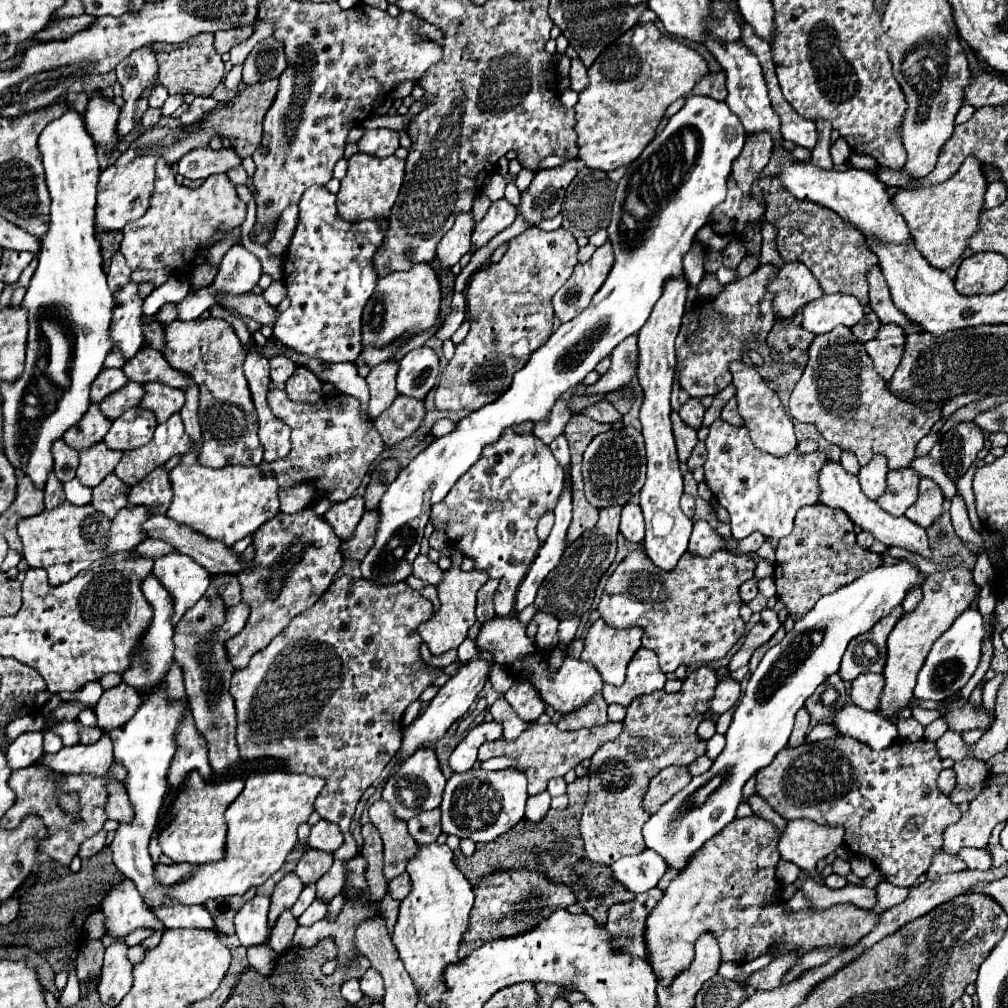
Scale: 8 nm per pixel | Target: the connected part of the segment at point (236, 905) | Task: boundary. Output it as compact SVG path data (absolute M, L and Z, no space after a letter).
M255 888L247 890L243 896L225 896L223 900L207 900L203 906L209 910L209 914L215 920L215 926L219 928L221 934L233 934L235 926L233 926L233 918L237 914L237 910L251 900L257 894Z

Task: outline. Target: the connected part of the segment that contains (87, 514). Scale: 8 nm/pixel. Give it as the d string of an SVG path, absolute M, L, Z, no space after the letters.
M51 474L45 486L45 510L37 516L23 518L17 526L17 532L23 542L23 556L29 566L45 568L49 574L49 584L59 586L75 578L93 562L107 558L107 552L103 552L103 536L107 536L109 526L111 520L101 512L95 512L91 504L71 504L63 496L63 484L55 480L55 474Z

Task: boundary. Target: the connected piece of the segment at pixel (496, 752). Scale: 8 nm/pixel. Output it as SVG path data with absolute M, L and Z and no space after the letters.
M547 722L547 724L533 724L531 728L527 728L513 742L495 740L495 742L483 744L479 748L479 760L489 760L493 756L511 756L511 758L519 760L517 768L529 780L529 796L535 796L535 794L541 794L541 792L547 790L547 782L551 778L565 776L577 764L581 764L583 760L591 758L595 754L595 750L601 748L601 744L605 744L609 740L615 740L621 734L621 730L623 730L623 724L615 724L615 722L607 722L603 726L583 728L583 730L575 730L575 732L561 732L551 722Z

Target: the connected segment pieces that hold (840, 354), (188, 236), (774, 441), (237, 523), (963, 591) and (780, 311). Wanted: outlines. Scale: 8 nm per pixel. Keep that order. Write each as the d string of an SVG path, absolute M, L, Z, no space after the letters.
M843 326L819 334L811 342L807 368L789 398L789 412L795 420L813 424L827 442L853 452L861 466L867 466L873 456L881 454L889 470L909 468L917 442L941 420L941 408L929 412L893 396L887 382L875 372L867 352L863 352L863 344Z
M163 160L157 168L155 192L151 198L151 206L143 218L133 220L123 228L121 254L127 264L133 268L133 280L153 282L161 286L171 276L187 278L193 268L195 252L217 232L217 230L233 230L245 222L245 204L239 200L235 184L227 178L227 174L215 174L203 182L199 188L179 186L173 176L173 168L167 168Z
M733 362L731 374L733 374L733 386L737 388L735 398L739 404L739 414L743 416L749 436L751 440L755 440L755 446L773 456L785 456L787 452L791 452L797 446L793 422L787 416L777 392L765 384L765 380L759 376L759 372L753 366L747 366L743 362Z
M191 380L191 388L185 392L185 406L181 408L181 418L185 424L185 432L193 440L193 450L187 452L181 462L169 472L171 488L173 488L173 502L167 510L167 516L179 524L191 526L197 532L219 538L227 546L233 546L237 540L255 534L261 524L271 520L279 512L279 498L277 498L277 482L275 476L263 474L259 466L239 466L231 464L227 468L207 468L201 466L197 456L201 450L201 428L197 420L197 406L199 406L199 390Z
M963 566L929 574L921 588L923 588L923 600L917 604L913 612L907 612L901 616L901 620L895 624L887 640L889 656L887 656L887 664L883 670L885 688L879 696L879 714L883 714L885 718L909 706L913 698L913 688L915 688L919 668L923 666L933 642L955 622L955 618L963 610L969 608L977 592L977 584L973 582L971 572Z
M785 262L777 270L777 278L769 284L775 294L775 308L779 320L787 320L795 314L797 308L807 304L809 300L821 298L823 290L815 276L803 264Z

